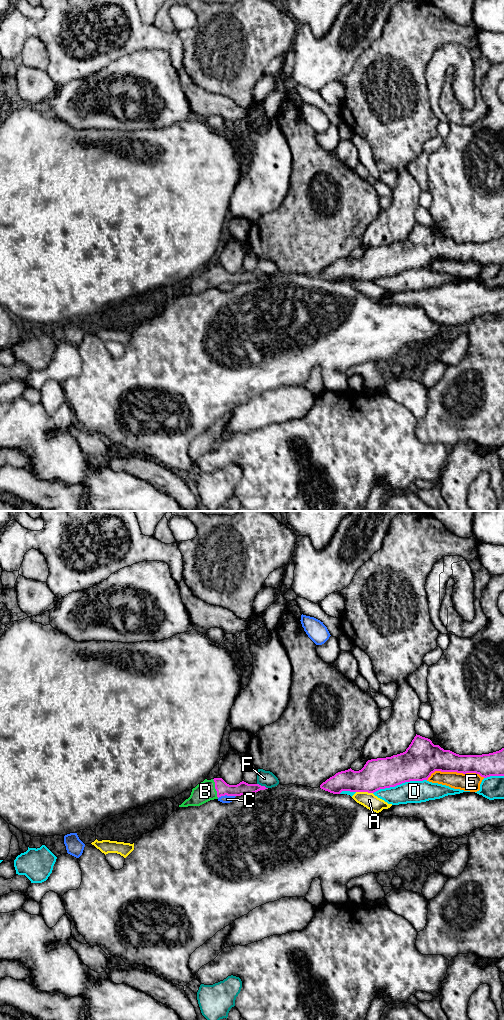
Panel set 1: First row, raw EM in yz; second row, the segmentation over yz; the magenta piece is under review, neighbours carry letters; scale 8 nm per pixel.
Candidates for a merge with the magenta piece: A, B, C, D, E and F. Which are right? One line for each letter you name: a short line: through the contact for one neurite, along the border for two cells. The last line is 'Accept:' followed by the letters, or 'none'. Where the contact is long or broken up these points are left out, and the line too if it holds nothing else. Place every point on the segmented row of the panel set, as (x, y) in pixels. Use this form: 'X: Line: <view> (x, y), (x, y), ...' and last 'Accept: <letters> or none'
B: Line: yz (222, 788), (215, 788), (205, 791)
Accept: B

